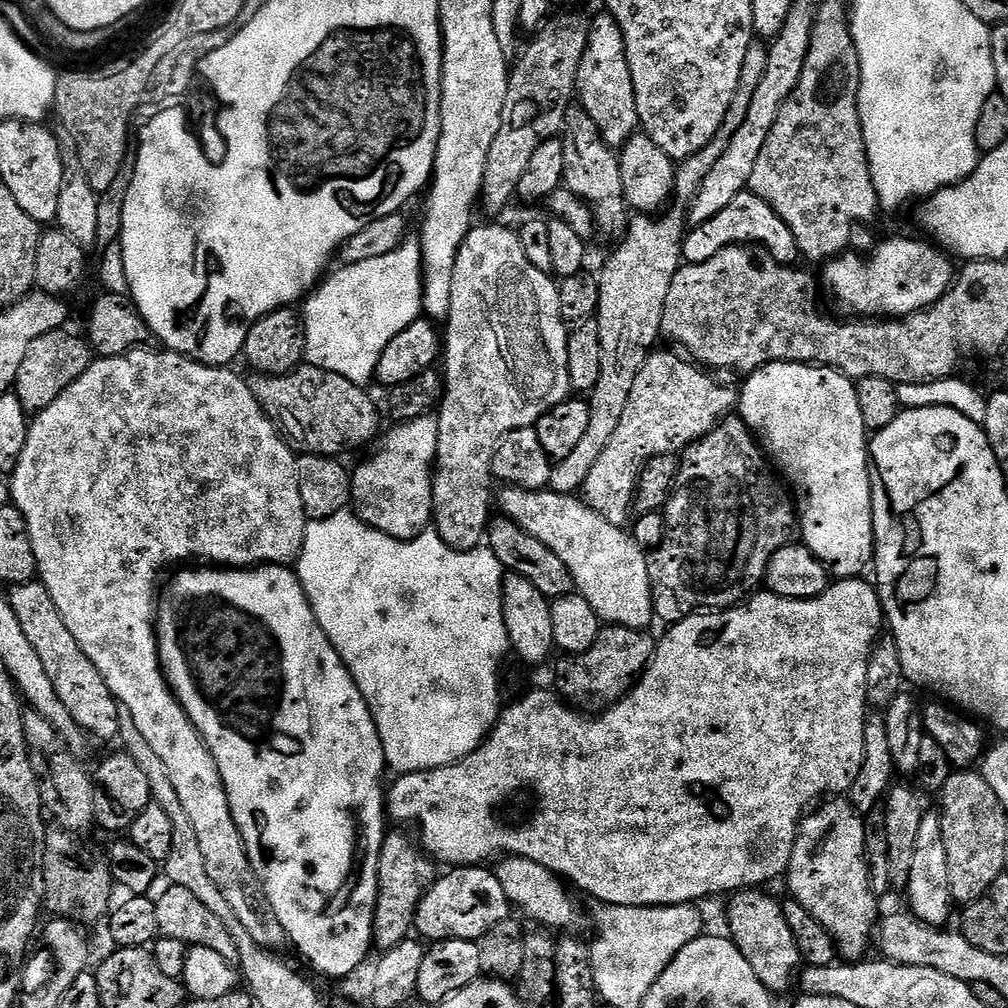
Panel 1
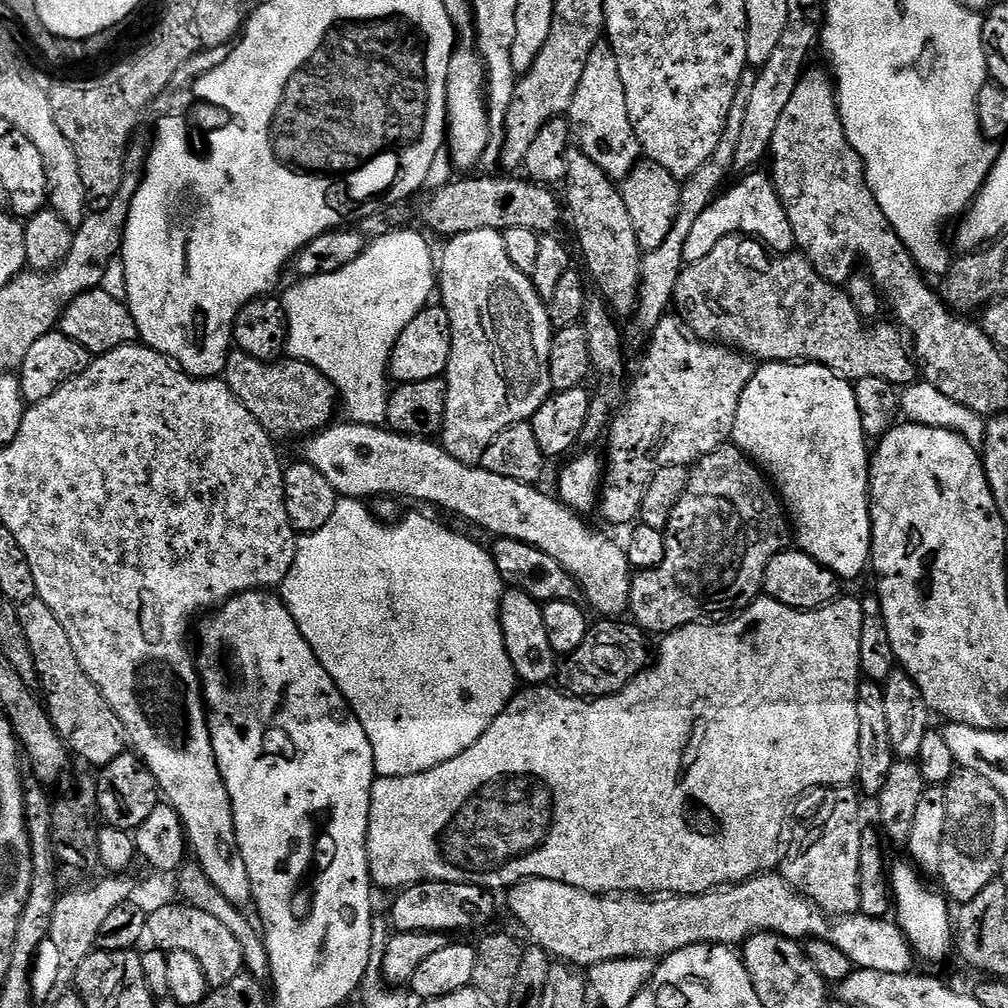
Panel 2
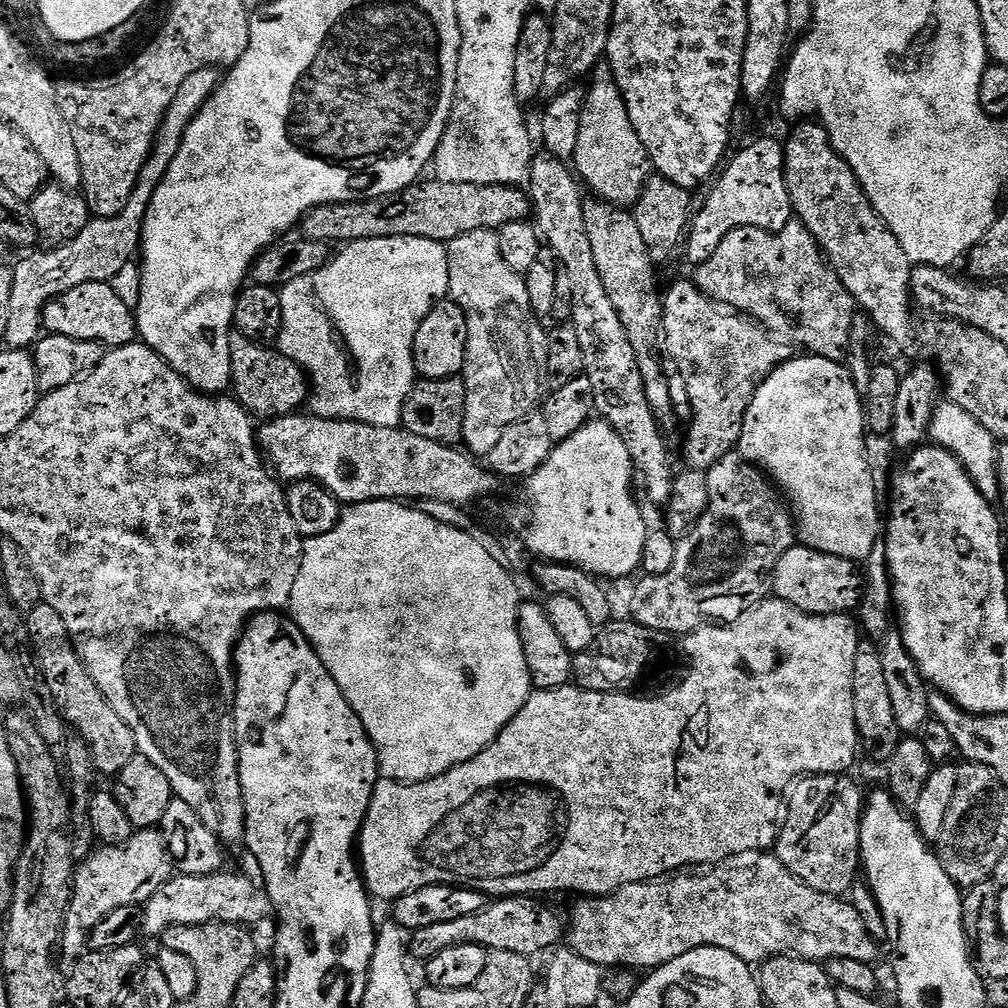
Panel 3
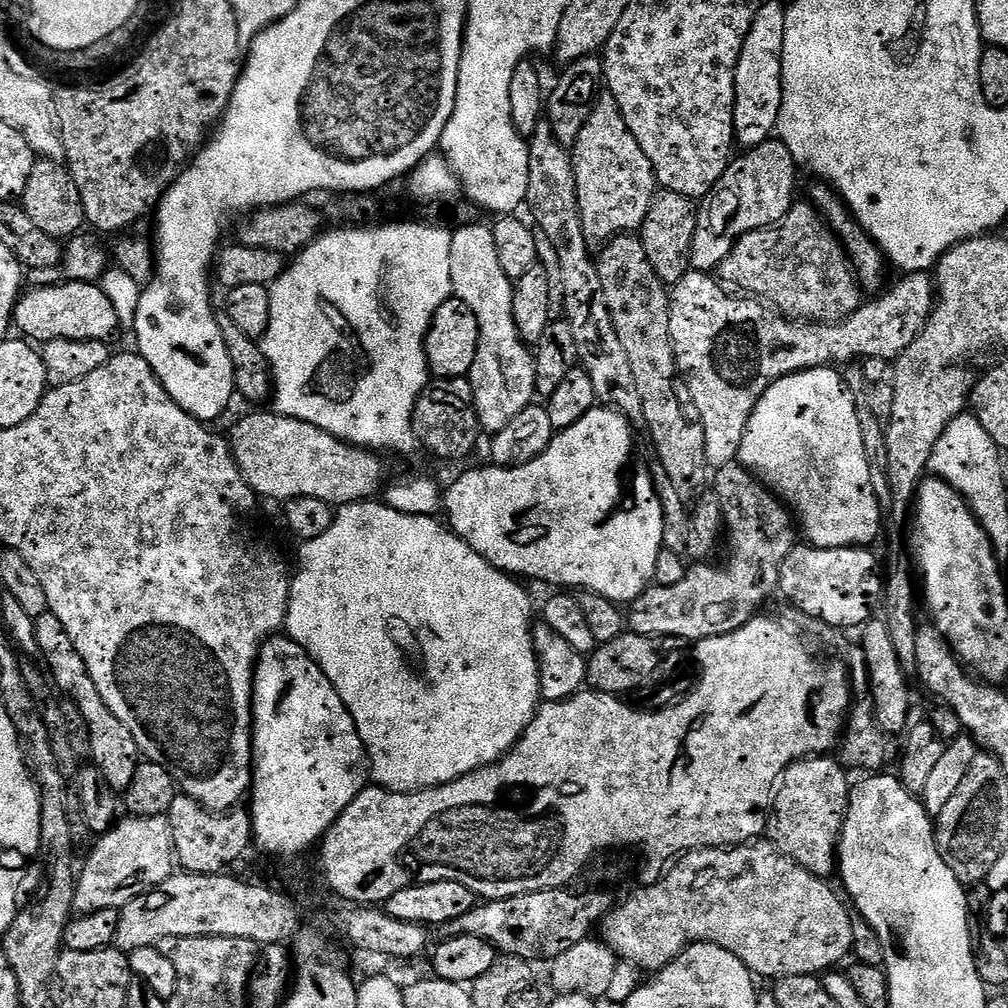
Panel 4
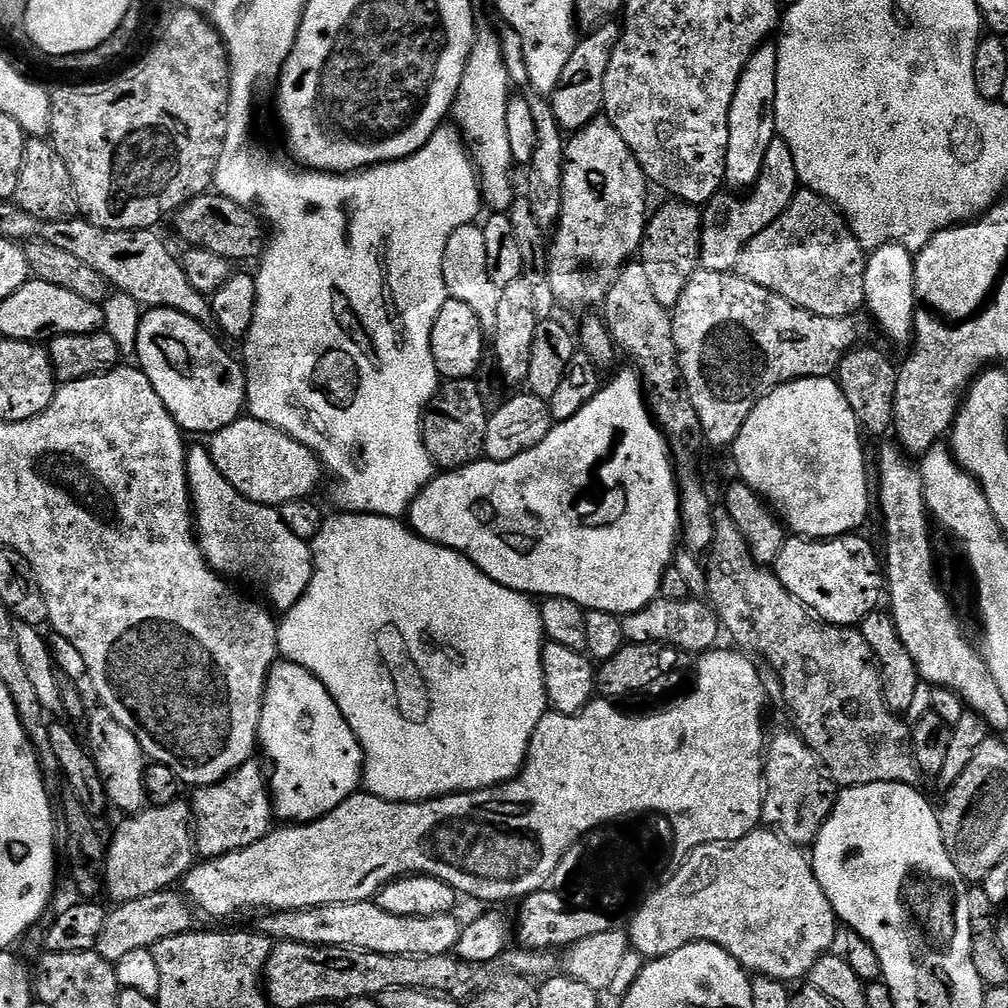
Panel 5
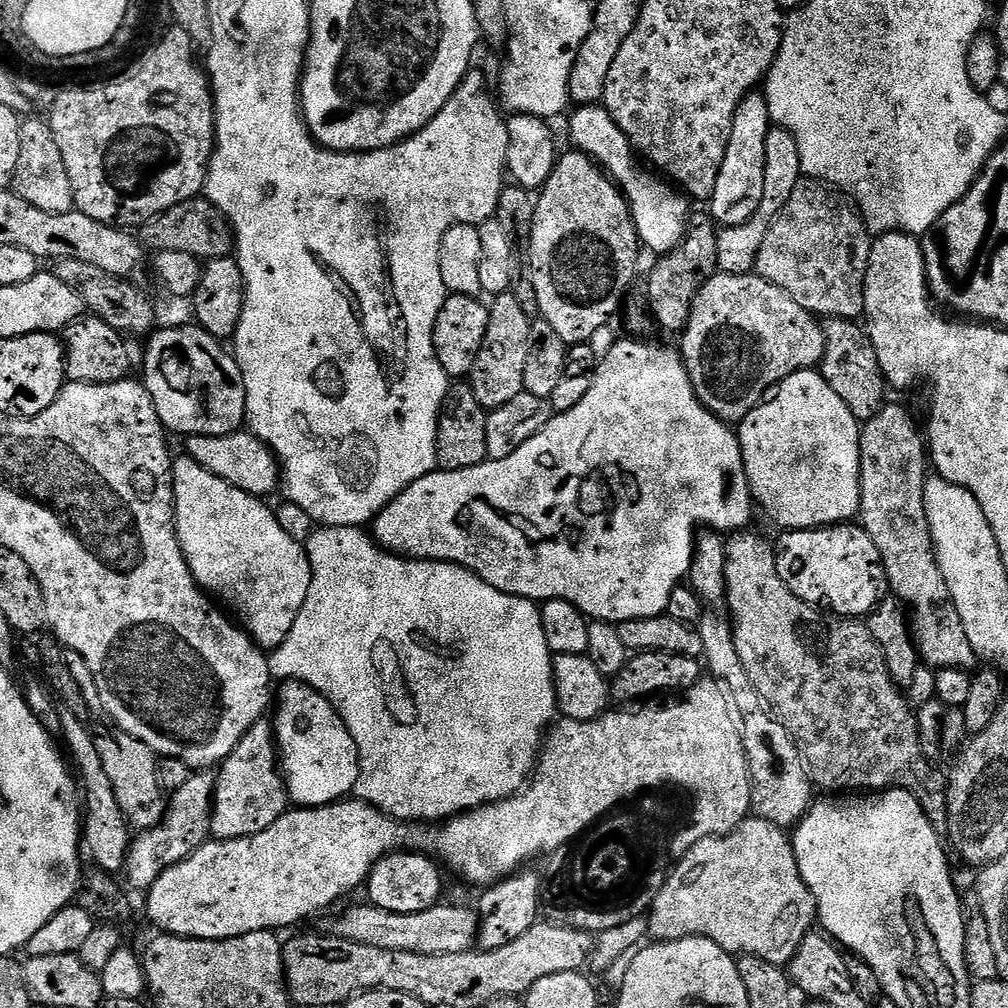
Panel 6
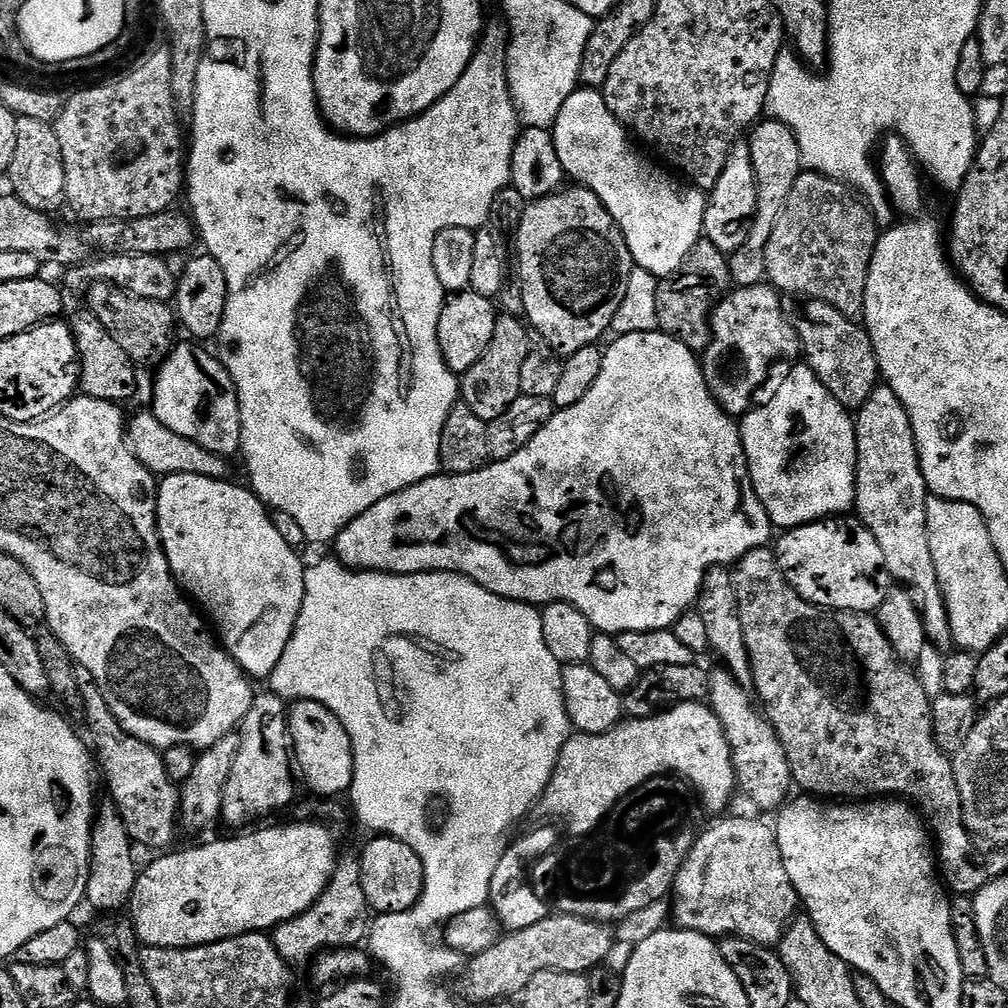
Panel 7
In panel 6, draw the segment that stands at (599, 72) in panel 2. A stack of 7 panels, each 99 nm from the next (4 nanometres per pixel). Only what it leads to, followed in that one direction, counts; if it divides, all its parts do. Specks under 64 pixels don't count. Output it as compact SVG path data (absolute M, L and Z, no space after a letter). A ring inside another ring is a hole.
M571 150L557 159L554 170L550 174L550 178L539 189L538 195L535 197L535 208L533 210L532 228L529 230L529 236L526 239L528 245L528 268L530 277L533 282L534 292L537 295L539 319L544 321L553 328L554 333L558 334L564 345L571 346L573 344L588 344L591 336L595 334L599 328L604 328L608 324L608 319L612 315L621 311L622 305L625 303L624 295L628 292L628 287L632 284L632 279L636 276L636 263L640 260L640 252L642 253L642 245L636 227L632 221L632 211L628 209L628 201L624 198L624 193L612 183L611 176L600 167L596 161L589 158L587 154L579 150Z

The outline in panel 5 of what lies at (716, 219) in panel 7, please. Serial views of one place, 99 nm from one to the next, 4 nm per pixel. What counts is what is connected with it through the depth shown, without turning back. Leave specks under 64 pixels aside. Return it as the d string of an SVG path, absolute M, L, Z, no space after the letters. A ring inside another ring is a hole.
M772 42L761 44L760 48L750 54L750 62L742 70L742 78L738 78L738 86L734 90L734 102L730 102L730 142L726 146L727 187L732 190L748 190L755 184L758 174L762 174L762 162L766 162L766 150L770 150L770 142L778 139L776 134L776 99L778 98L778 54L777 45Z

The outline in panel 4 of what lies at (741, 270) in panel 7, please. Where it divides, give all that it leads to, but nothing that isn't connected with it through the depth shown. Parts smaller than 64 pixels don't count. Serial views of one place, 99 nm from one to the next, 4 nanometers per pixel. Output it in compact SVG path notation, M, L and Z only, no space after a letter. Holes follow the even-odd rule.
M778 138L741 151L729 160L722 178L718 178L707 196L699 201L694 242L690 246L691 271L715 273L726 254L730 254L732 247L746 234L779 225L797 199L796 172L798 166L790 150L786 150Z

